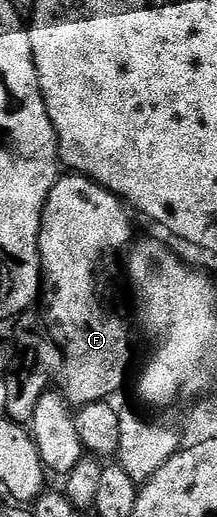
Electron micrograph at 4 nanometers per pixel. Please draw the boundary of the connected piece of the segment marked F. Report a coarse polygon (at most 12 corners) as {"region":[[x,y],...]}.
{"region":[[60,177],[39,227],[43,323],[75,409],[118,392],[127,327],[95,276],[128,204]]}

